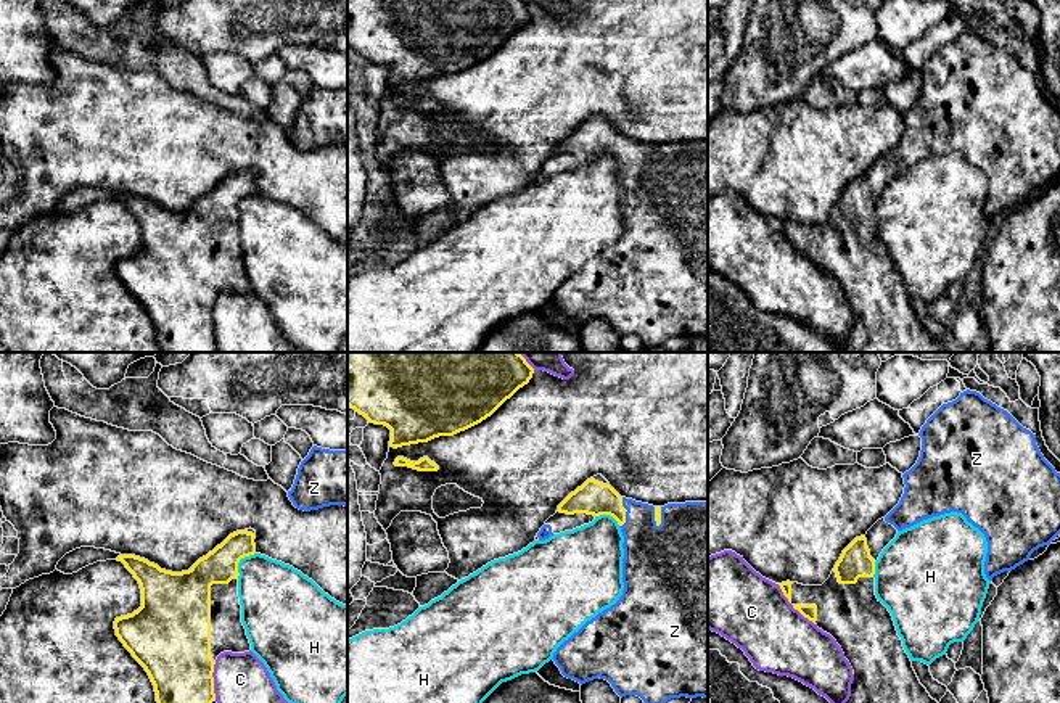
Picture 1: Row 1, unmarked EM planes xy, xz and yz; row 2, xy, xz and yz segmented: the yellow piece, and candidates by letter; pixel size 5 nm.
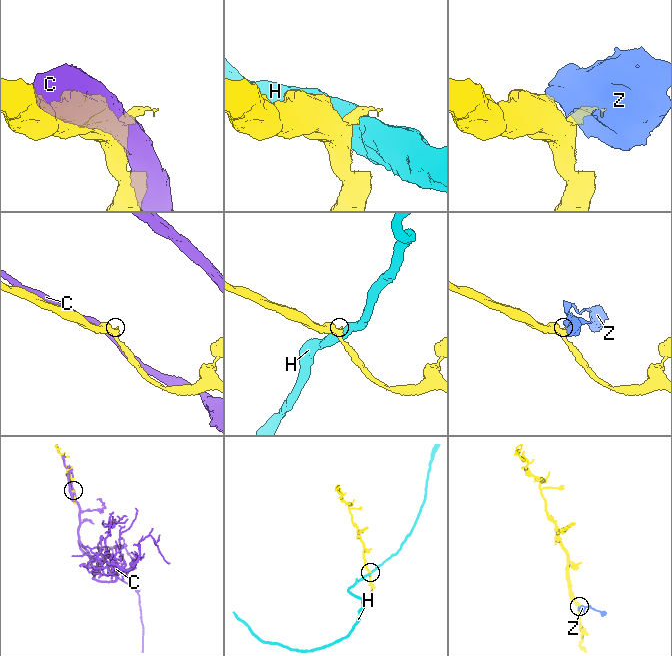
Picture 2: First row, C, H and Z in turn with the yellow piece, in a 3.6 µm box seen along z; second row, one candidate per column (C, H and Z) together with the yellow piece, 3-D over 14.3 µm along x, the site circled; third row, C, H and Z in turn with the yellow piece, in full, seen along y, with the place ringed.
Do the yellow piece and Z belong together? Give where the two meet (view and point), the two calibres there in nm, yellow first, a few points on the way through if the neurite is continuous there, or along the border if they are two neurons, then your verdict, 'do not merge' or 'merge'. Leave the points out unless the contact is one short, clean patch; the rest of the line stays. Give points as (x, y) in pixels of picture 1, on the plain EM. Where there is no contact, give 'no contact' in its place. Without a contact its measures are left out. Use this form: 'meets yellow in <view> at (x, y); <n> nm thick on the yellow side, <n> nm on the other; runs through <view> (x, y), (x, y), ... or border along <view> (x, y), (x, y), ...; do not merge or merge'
meets yellow in xz at (626, 150); 170 nm thick on the yellow side, 280 nm on the other; runs through xz (592, 137), (603, 139), (626, 150), (652, 176), (652, 192); merge

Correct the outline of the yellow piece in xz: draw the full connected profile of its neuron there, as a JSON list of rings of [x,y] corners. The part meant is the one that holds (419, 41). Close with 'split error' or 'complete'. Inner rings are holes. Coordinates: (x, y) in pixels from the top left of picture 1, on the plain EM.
[[[347,0],[347,45],[370,63],[388,66],[389,85],[397,88],[454,76],[481,63],[528,24],[532,13],[526,0]]] | complete

